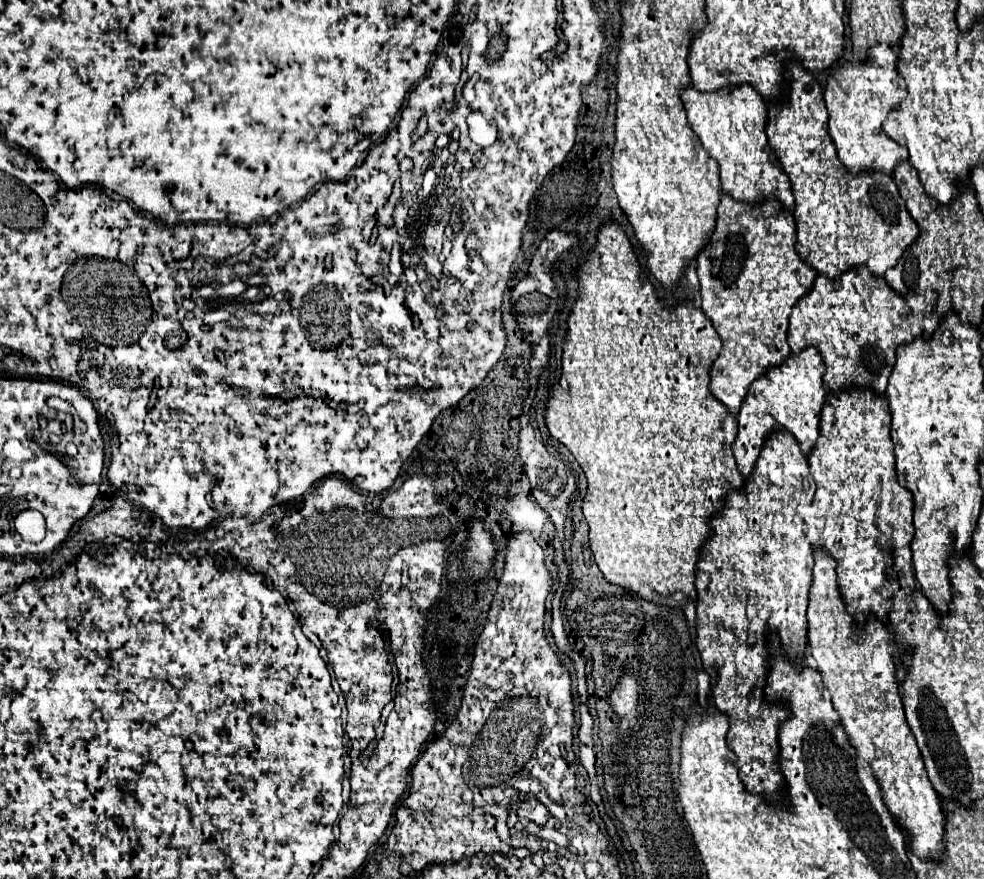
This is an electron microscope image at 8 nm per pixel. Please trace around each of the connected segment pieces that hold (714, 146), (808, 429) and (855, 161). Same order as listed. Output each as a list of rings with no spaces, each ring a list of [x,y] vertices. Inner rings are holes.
[[[743,84],[739,88],[723,88],[717,92],[697,92],[687,88],[681,94],[687,110],[689,126],[695,130],[703,148],[711,158],[717,160],[721,170],[721,190],[733,200],[745,204],[759,204],[769,198],[777,200],[783,210],[793,212],[795,200],[791,192],[791,182],[781,170],[775,152],[767,144],[765,124],[767,124],[767,102],[755,88]]]
[[[805,348],[799,356],[789,356],[781,366],[769,370],[761,380],[755,380],[749,386],[747,398],[743,400],[739,420],[739,434],[733,442],[733,454],[737,460],[739,472],[749,478],[755,468],[755,460],[771,432],[791,432],[801,446],[805,456],[811,454],[819,438],[819,420],[825,406],[825,388],[823,388],[823,360],[815,348]]]
[[[875,44],[867,62],[845,62],[831,72],[823,94],[829,110],[829,134],[835,142],[839,160],[851,174],[883,172],[891,176],[901,162],[909,160],[907,148],[893,142],[881,128],[883,120],[899,108],[905,96],[907,86],[897,72],[897,56],[889,44]]]

